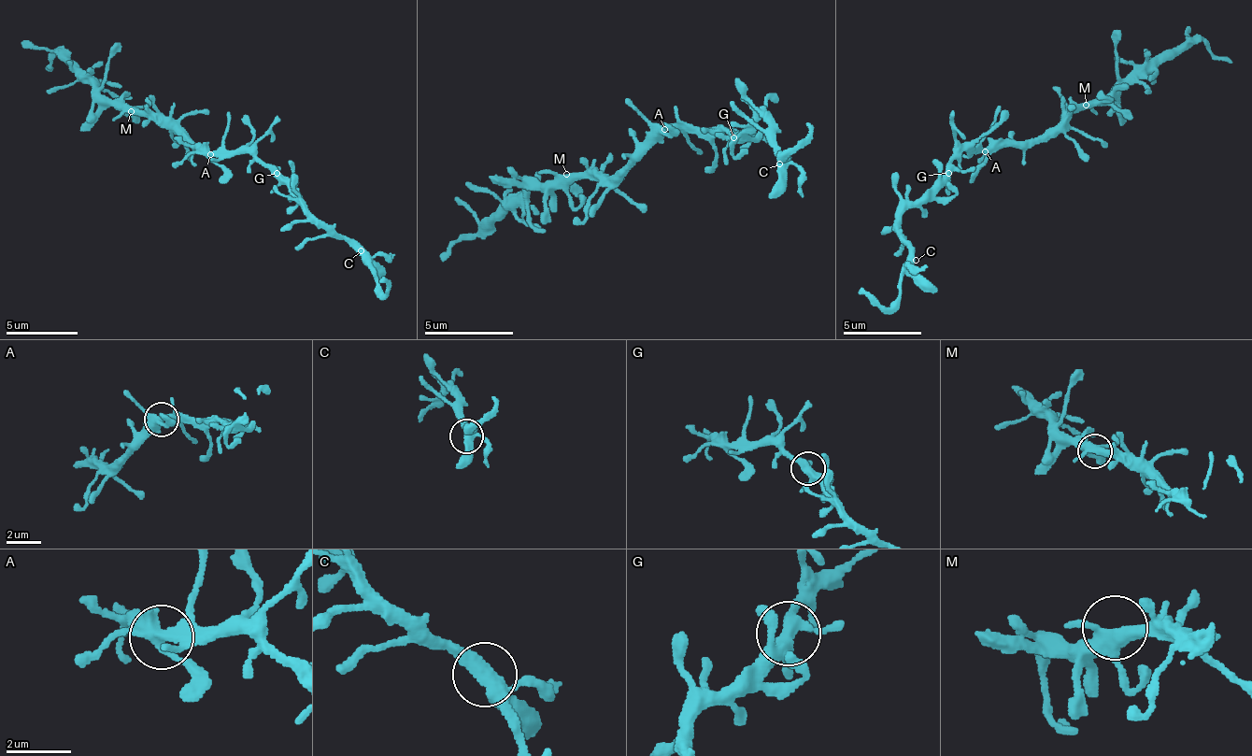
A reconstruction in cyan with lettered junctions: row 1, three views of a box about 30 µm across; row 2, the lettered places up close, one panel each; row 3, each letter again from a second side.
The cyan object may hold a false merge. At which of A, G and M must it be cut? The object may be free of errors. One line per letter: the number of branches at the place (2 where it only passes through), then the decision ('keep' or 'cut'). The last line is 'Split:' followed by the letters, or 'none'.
A: 4 | keep
G: 4 | keep
M: 4 | keep
Split: none

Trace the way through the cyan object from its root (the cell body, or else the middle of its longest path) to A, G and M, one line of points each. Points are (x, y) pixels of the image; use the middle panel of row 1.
A: (658, 142), (664, 129)
G: (658, 142), (671, 129), (728, 131), (732, 132), (734, 136)
M: (658, 142), (646, 141), (617, 176), (566, 174)

